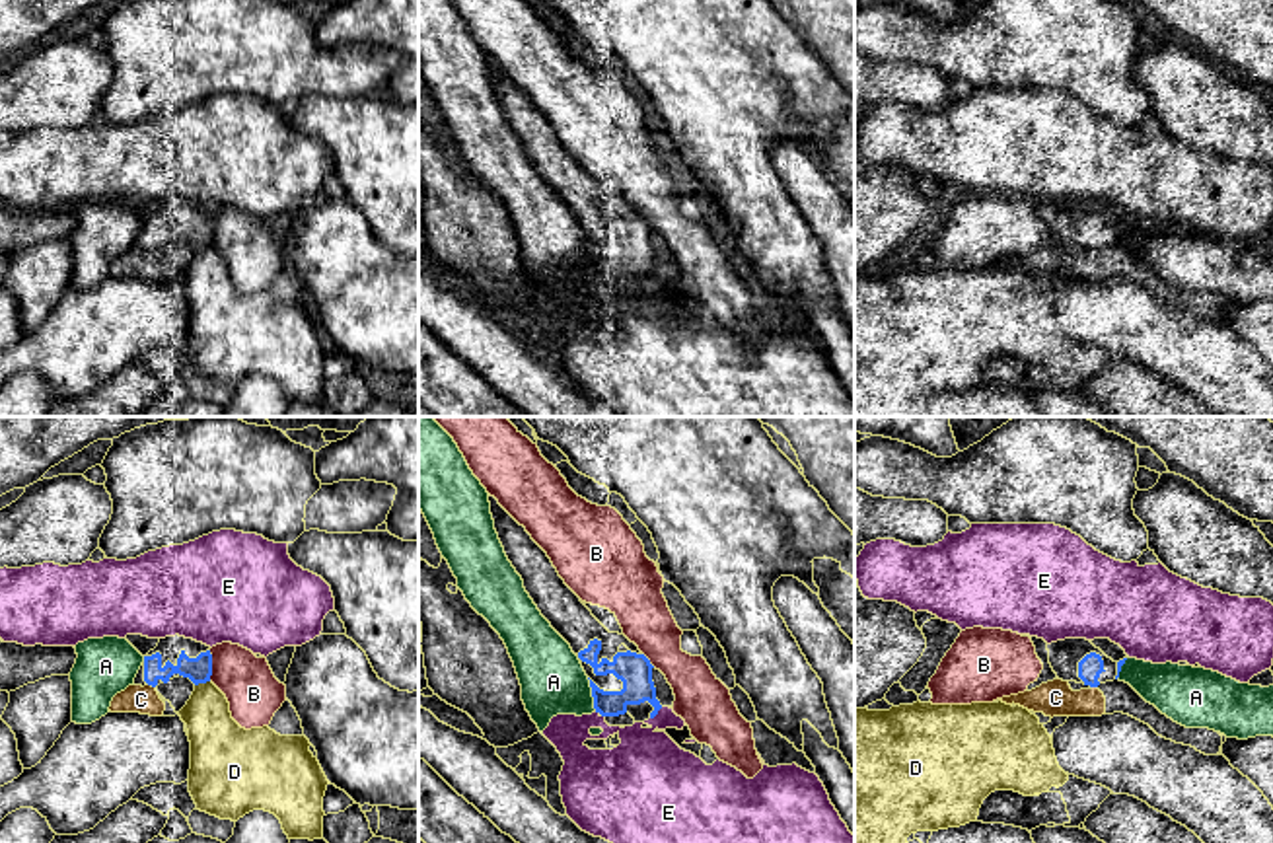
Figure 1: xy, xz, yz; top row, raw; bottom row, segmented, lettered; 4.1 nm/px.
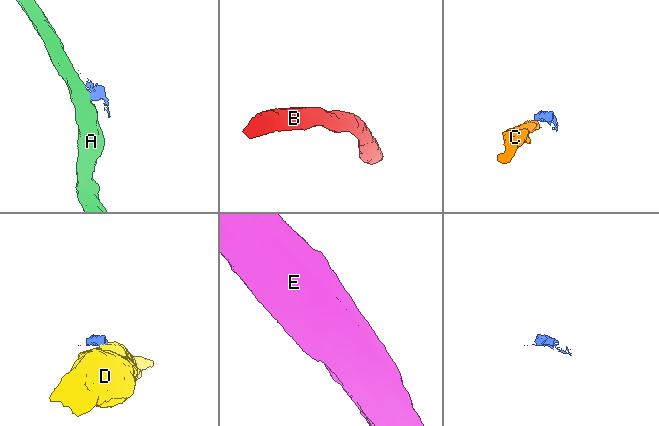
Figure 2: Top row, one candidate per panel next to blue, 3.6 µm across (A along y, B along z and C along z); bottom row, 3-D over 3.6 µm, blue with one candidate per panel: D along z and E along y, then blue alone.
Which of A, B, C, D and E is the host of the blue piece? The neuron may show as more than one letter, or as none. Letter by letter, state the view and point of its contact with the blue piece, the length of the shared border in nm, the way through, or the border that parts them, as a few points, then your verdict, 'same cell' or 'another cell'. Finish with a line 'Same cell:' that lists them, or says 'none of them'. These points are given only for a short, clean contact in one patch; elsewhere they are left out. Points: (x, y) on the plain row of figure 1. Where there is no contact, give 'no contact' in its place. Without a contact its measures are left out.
A: xz (592, 257) | 140 nm | another cell
B: xy (211, 230) | 130 nm | along xy (209, 215), (211, 244) | another cell
C: xy (152, 250) | 40 nm | another cell
D: xy (201, 246) | 70 nm | another cell
E: xz (656, 277) | 80 nm | another cell
Same cell: none of them

